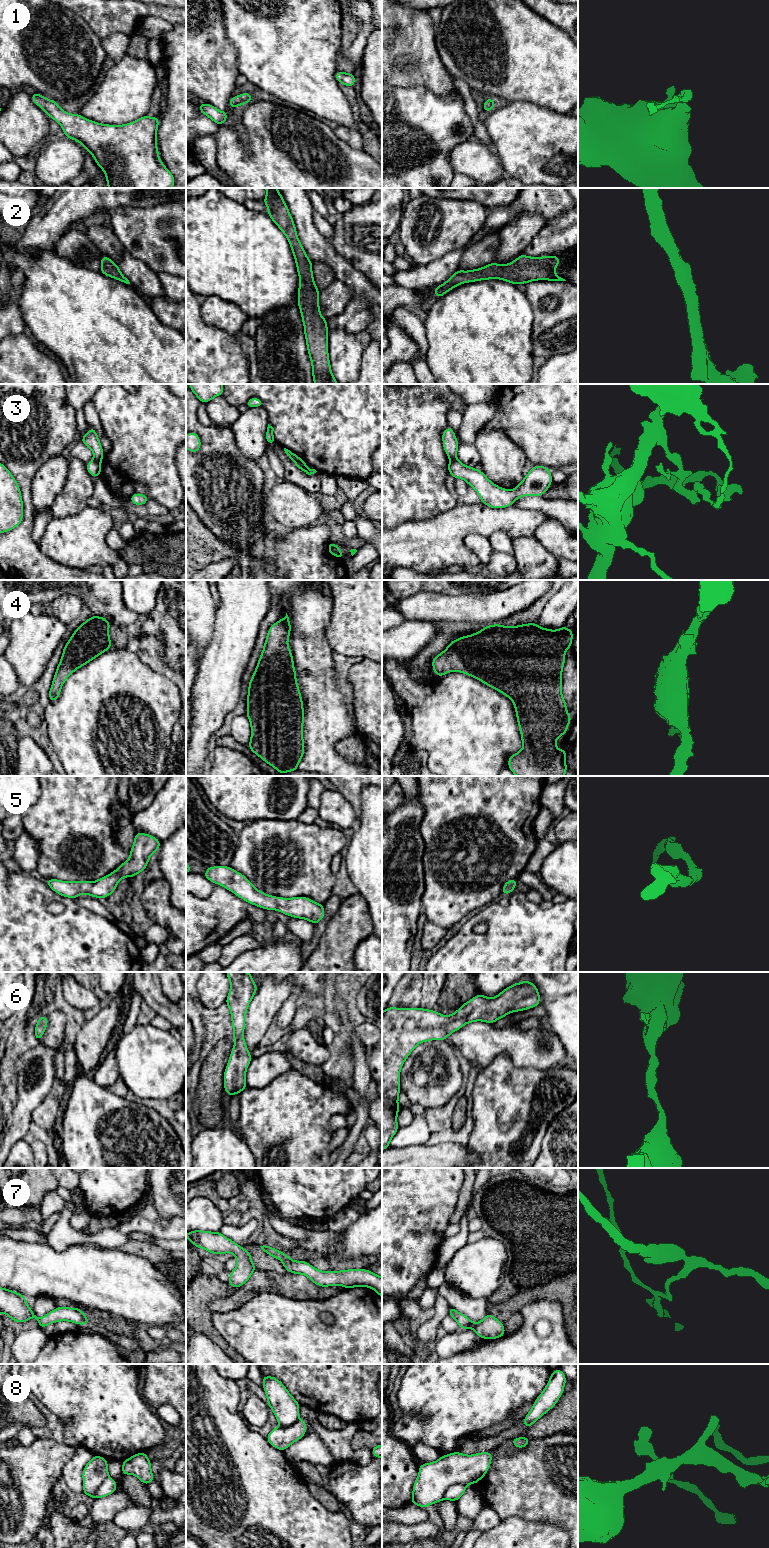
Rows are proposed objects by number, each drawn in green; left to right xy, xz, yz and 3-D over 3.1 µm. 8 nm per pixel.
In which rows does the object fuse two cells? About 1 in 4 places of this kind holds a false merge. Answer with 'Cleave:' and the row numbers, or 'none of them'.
Cleave: 3, 8

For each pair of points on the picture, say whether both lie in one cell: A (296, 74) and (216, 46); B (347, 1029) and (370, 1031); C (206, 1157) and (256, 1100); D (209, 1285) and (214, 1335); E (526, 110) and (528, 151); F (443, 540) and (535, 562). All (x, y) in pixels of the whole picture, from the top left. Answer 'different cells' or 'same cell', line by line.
A: different cells
B: different cells
C: different cells
D: same cell
E: same cell
F: different cells

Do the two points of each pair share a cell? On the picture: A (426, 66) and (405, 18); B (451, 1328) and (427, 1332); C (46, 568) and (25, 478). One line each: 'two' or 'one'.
A: one
B: two
C: one

